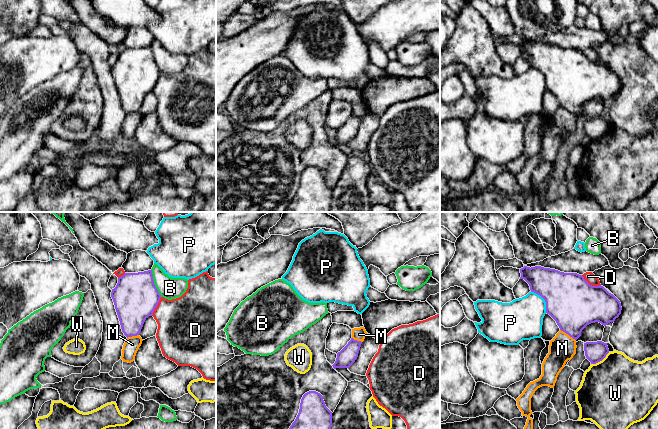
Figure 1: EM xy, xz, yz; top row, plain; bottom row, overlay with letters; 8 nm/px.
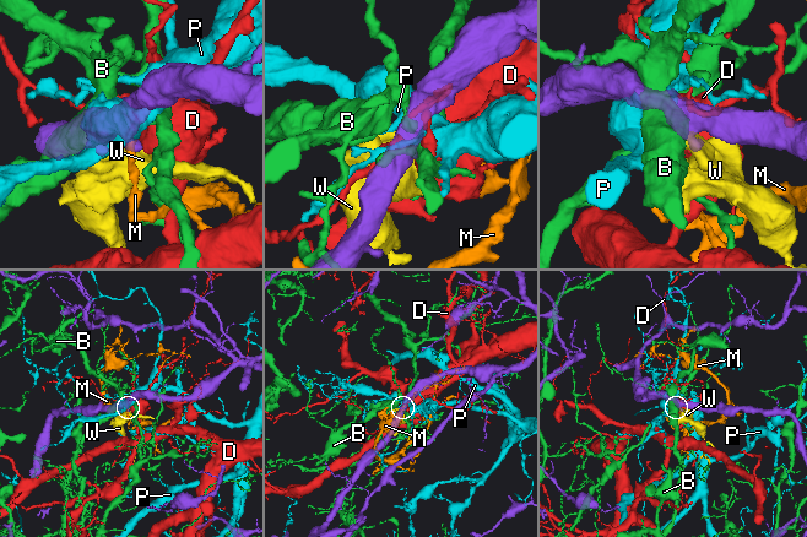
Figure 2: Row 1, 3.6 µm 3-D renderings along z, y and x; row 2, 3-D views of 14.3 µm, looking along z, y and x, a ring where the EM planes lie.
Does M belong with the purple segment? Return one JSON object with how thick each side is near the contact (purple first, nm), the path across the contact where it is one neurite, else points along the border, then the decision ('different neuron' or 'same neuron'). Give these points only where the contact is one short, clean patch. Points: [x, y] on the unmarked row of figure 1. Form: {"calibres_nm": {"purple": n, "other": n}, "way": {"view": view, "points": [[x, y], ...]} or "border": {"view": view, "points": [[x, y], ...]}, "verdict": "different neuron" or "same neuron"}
{"calibres_nm": {"purple": 400, "other": 220}, "border": {"view": "yz", "points": [[560, 105], [575, 116]]}, "verdict": "different neuron"}

